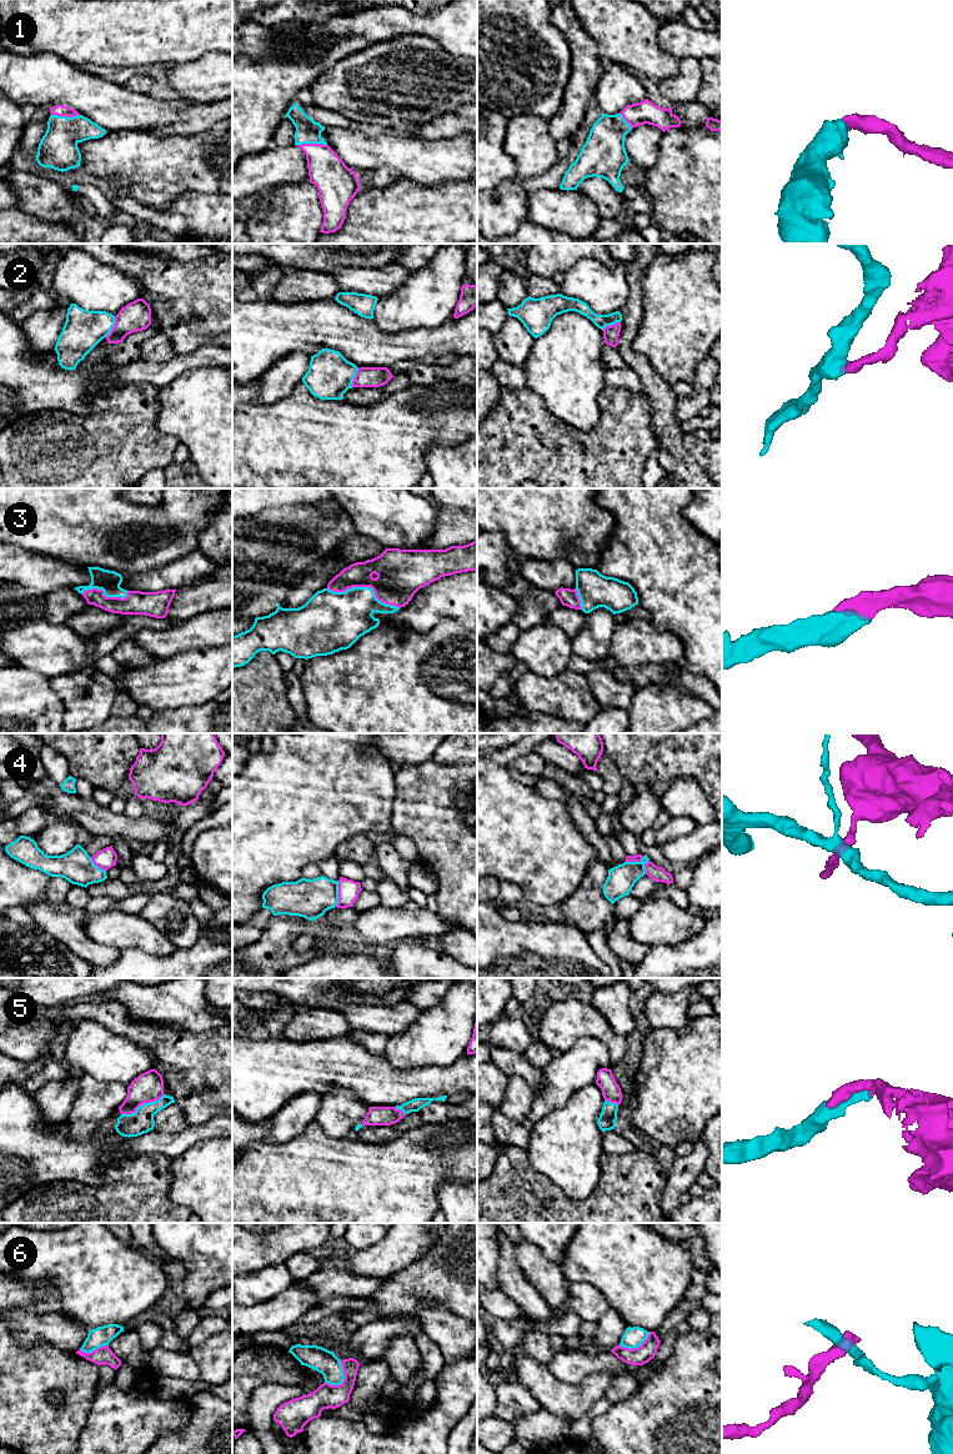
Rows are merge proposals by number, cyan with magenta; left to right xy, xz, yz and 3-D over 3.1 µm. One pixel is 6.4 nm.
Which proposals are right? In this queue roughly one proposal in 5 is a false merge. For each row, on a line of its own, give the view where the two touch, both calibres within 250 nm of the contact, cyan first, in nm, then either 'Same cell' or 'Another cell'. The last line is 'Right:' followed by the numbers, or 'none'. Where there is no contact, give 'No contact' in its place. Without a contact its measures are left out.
1: Touches cyan in xz. Thickness 160 nm (cyan) against 240 nm. Same cell
2: Touches cyan in xy. Thickness 260 nm (cyan) against 190 nm. Another cell
3: Touches cyan in xz. Thickness 340 nm (cyan) against 300 nm. Same cell
4: Touches cyan in xz. Thickness 260 nm (cyan) against 140 nm. Another cell
5: Touches cyan in xy. Thickness 150 nm (cyan) against 190 nm. Same cell
6: Touches cyan in xz. Thickness 160 nm (cyan) against 160 nm. Another cell
Right: 1, 3, 5

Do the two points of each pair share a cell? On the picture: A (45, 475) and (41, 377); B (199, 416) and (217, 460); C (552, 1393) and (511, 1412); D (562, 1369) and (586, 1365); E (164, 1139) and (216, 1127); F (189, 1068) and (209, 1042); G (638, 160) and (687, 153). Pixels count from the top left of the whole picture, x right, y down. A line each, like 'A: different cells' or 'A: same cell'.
A: different cells
B: same cell
C: different cells
D: same cell
E: same cell
F: same cell
G: different cells

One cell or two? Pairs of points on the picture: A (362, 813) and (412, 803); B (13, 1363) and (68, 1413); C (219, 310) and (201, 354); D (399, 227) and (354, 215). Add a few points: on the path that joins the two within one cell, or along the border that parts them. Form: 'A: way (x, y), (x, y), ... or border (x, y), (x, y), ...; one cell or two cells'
A: border (395, 778), (395, 800), (390, 830); two cells
B: way (24, 1379), (24, 1384), (51, 1412); one cell
C: border (219, 345), (201, 345), (176, 356); two cells
D: way (387, 227), (384, 227), (371, 215), (365, 215); one cell

